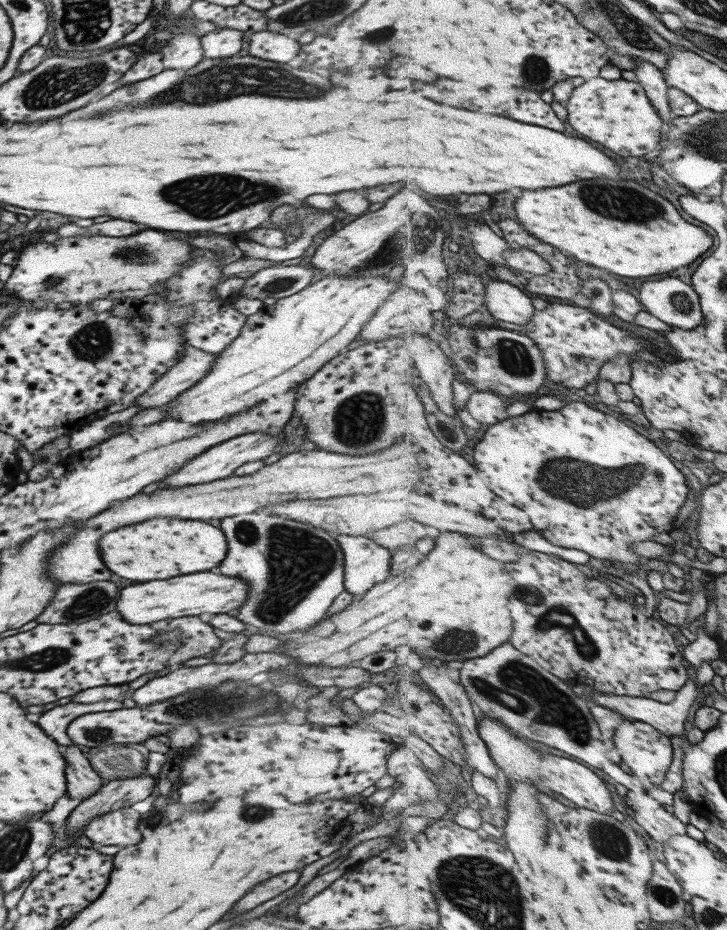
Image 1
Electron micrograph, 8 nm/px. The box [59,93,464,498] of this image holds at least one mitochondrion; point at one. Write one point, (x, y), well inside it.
(232, 192)

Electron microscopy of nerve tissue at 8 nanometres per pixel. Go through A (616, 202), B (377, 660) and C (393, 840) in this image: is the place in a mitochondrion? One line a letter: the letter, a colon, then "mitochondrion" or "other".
A: mitochondrion
B: other
C: other

